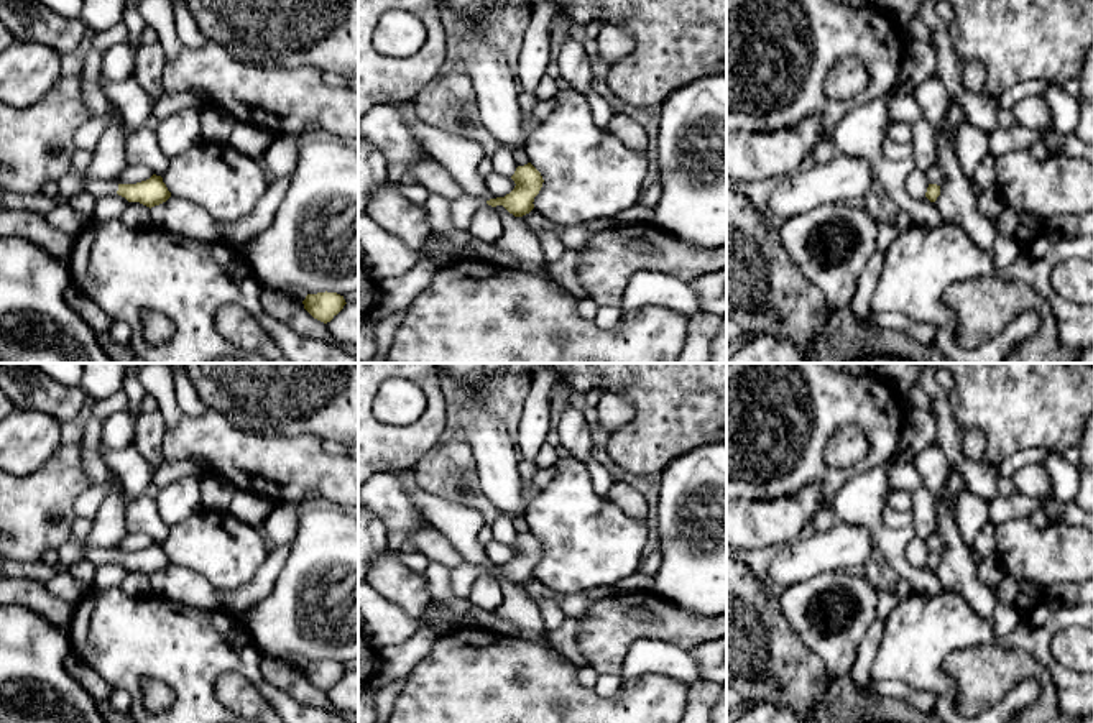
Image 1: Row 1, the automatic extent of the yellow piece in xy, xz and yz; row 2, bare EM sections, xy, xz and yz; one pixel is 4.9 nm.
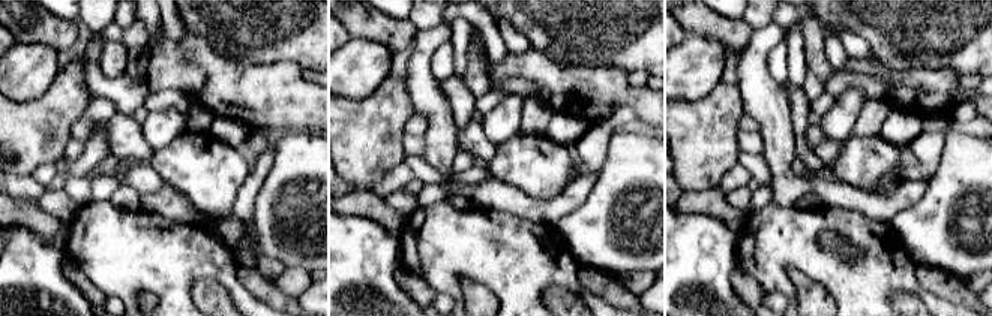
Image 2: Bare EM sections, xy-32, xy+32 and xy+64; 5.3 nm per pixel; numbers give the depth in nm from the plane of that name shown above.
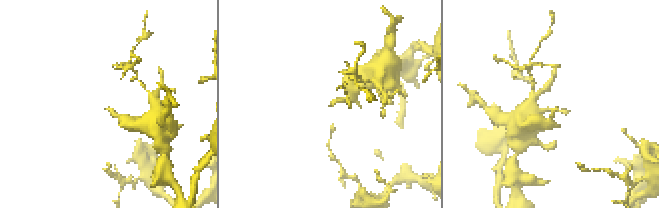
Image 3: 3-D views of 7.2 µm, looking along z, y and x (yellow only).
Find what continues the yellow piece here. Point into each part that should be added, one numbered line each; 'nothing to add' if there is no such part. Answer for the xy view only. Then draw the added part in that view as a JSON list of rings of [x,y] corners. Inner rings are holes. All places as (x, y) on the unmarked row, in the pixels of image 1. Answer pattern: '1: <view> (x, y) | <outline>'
1: xy (99, 556) | [[[79,541],[79,546],[82,547],[82,554],[87,560],[94,562],[95,565],[117,562],[118,552],[115,549],[104,549],[104,547],[92,547],[85,544],[84,541]]]

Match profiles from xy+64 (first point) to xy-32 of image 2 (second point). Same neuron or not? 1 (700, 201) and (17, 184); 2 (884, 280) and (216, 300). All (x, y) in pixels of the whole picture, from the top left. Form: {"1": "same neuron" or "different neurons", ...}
{"1": "different neurons", "2": "different neurons"}

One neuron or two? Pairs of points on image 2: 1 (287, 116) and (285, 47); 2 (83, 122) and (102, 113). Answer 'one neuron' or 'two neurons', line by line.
1: two neurons
2: one neuron

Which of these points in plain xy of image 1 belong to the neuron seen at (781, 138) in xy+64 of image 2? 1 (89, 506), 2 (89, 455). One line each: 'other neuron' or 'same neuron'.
1: other neuron
2: same neuron

